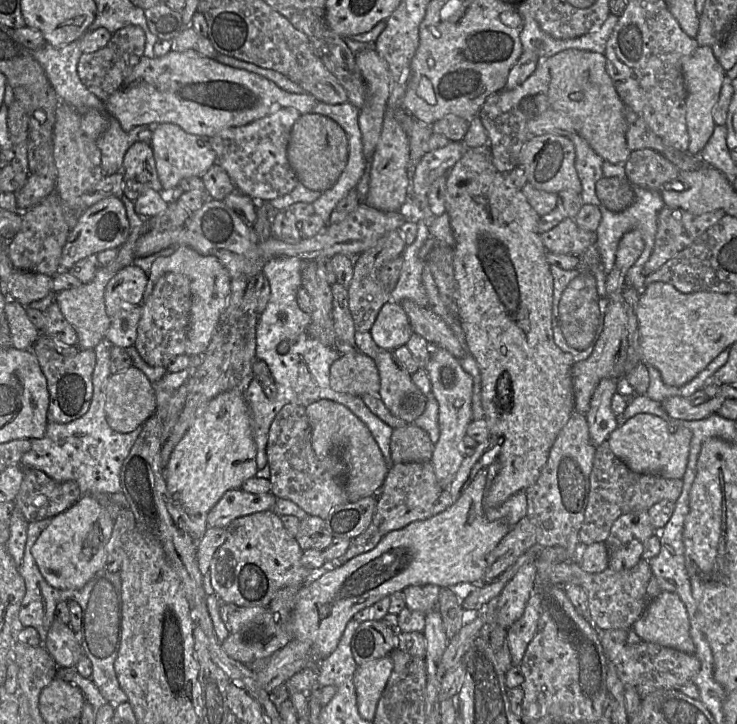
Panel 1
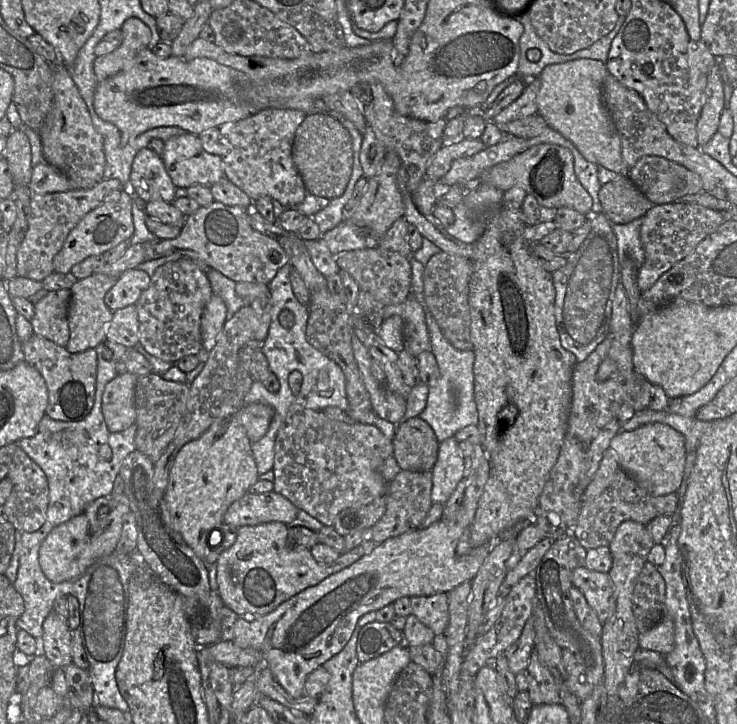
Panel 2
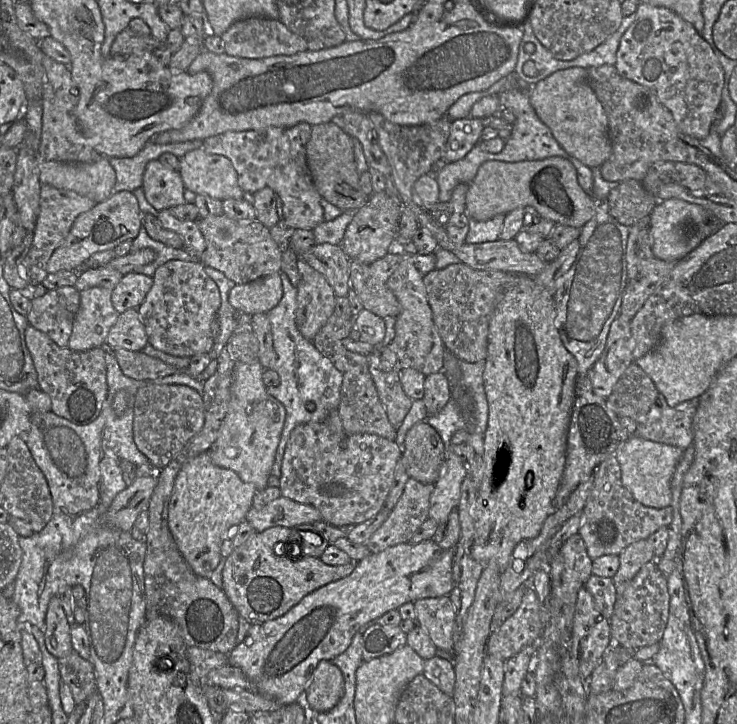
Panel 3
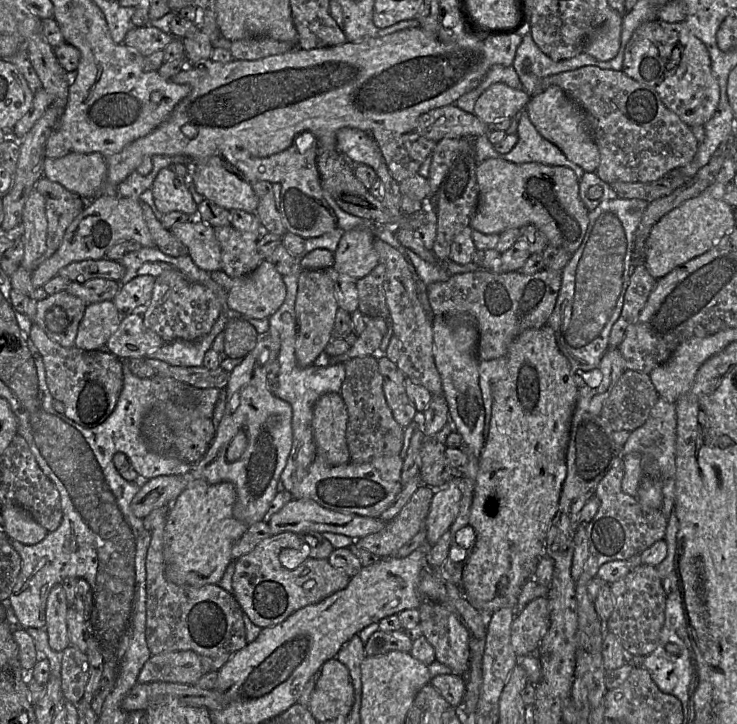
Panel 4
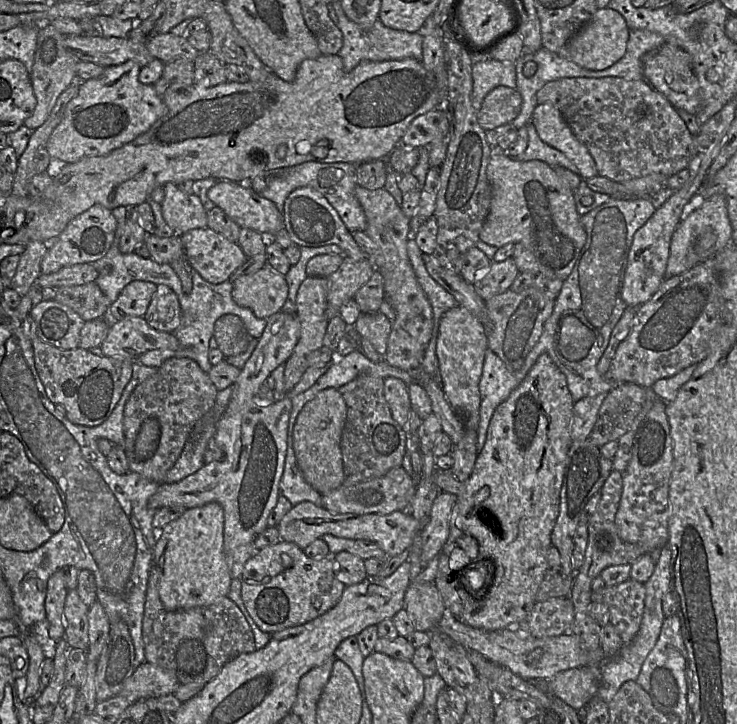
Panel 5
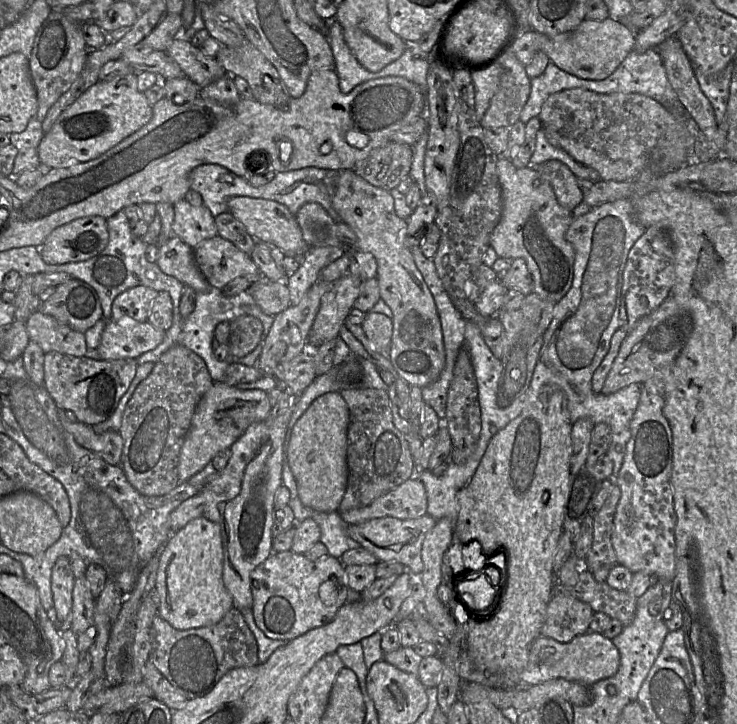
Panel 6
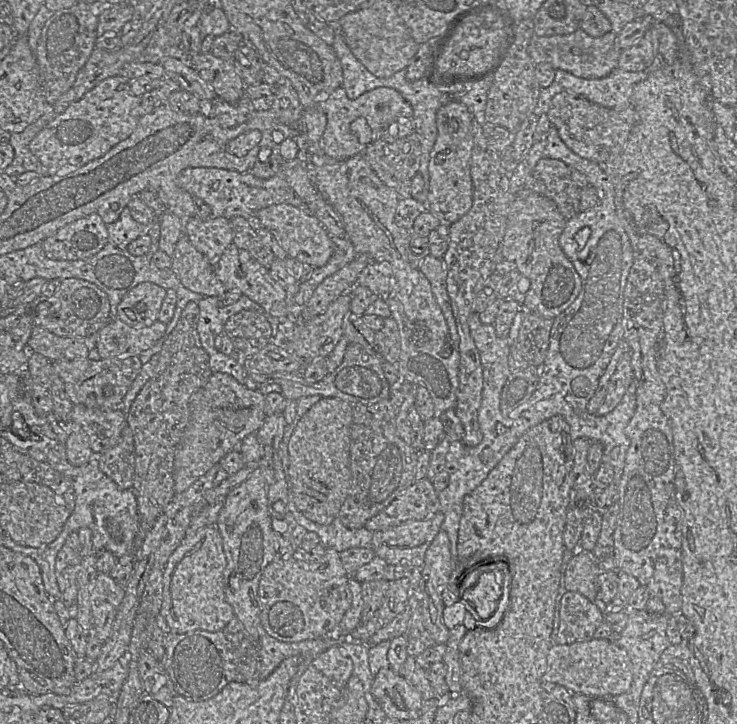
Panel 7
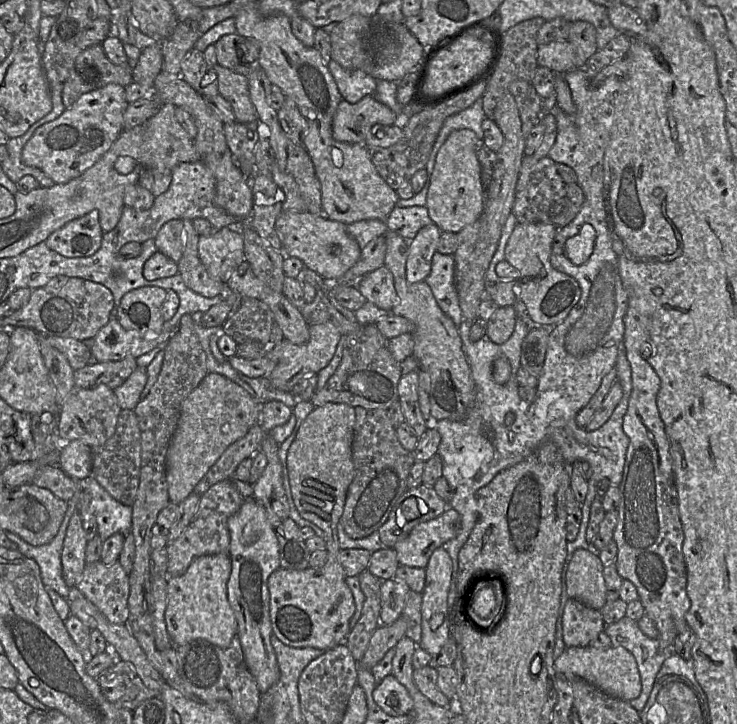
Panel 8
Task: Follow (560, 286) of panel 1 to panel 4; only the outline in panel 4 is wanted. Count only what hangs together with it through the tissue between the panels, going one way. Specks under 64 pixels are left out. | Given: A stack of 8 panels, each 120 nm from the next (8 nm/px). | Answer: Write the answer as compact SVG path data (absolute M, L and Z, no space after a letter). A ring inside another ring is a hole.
M639 199L606 200L589 212L589 225L580 247L562 270L561 289L548 320L560 351L571 365L578 389L586 382L583 375L598 369L609 348L609 336L618 320L635 262L635 234L648 202Z

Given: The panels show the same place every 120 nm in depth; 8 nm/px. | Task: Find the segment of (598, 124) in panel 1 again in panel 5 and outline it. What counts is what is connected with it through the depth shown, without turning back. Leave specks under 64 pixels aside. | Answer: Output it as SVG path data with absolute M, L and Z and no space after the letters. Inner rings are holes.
M538 104L530 122L544 143L562 152L576 166L582 179L597 176L595 161L587 147L574 136L554 105Z

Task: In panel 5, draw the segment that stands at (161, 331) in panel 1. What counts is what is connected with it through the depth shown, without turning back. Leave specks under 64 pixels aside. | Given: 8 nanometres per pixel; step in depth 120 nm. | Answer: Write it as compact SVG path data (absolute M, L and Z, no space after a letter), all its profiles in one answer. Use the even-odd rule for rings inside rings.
M157 285L157 291L143 316L148 325L156 330L172 333L180 326L181 316L175 292L166 285Z

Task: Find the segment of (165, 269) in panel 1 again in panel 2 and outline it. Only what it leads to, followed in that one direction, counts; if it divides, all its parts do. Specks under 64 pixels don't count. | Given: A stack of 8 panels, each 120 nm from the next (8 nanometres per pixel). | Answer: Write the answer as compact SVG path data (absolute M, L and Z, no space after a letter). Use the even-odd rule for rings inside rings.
M212 295L201 317L202 349L210 352L226 319L227 307L222 298Z

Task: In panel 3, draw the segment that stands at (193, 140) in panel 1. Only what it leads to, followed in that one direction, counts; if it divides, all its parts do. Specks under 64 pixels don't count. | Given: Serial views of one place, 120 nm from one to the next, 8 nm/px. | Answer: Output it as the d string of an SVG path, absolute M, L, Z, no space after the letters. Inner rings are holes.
M203 148L189 151L179 158L178 172L185 188L197 194L224 201L246 196L238 185L231 161L222 155L207 153Z

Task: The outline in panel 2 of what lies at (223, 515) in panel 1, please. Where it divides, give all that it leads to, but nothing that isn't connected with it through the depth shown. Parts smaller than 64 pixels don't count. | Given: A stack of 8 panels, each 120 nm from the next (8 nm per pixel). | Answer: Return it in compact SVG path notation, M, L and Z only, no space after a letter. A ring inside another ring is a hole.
M270 491L246 493L234 501L224 514L224 523L234 526L256 526L269 522L292 523L299 509L284 496Z

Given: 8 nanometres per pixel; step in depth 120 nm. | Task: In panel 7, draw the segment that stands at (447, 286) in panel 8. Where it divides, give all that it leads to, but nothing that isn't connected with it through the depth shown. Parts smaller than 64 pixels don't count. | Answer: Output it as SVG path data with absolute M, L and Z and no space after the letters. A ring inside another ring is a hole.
M426 254L420 263L420 271L431 285L435 299L442 310L450 338L457 350L457 327L453 318L442 261Z

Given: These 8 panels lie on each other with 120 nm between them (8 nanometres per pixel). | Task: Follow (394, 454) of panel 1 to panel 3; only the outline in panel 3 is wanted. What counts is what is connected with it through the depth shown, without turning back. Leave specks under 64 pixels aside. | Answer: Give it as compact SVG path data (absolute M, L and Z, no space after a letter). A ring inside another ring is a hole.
M426 420L413 425L402 445L402 460L409 477L435 484L443 472L446 449L438 432Z

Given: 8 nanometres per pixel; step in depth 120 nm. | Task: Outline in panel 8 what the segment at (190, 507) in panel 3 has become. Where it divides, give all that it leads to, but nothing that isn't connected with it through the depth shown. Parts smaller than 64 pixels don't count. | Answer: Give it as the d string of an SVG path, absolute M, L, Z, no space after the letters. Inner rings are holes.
M219 553L195 558L186 572L168 578L165 622L174 646L205 639L227 648L238 633L237 619L228 600L227 582L232 570L230 554Z

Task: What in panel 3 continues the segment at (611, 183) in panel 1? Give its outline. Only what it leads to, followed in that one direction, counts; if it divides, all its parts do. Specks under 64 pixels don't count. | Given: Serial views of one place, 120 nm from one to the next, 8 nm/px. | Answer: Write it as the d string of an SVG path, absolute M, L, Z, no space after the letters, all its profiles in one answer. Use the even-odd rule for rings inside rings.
M625 180L613 188L606 202L609 213L620 224L632 226L648 217L658 201L637 180Z

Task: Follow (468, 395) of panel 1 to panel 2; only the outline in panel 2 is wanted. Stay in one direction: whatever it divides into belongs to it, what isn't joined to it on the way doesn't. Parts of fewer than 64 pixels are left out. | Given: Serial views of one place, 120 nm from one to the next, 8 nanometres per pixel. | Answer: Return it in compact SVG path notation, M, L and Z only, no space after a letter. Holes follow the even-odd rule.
M455 436L439 444L438 458L432 469L431 499L433 503L445 504L458 483L464 478L466 460L458 445L459 442Z

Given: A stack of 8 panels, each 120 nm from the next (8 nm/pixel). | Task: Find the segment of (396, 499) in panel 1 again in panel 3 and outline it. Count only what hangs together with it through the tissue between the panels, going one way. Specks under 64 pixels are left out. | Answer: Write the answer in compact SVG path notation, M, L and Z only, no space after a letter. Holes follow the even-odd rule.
M409 478L396 506L388 518L365 543L371 553L409 542L416 530L428 518L430 496L434 484Z

